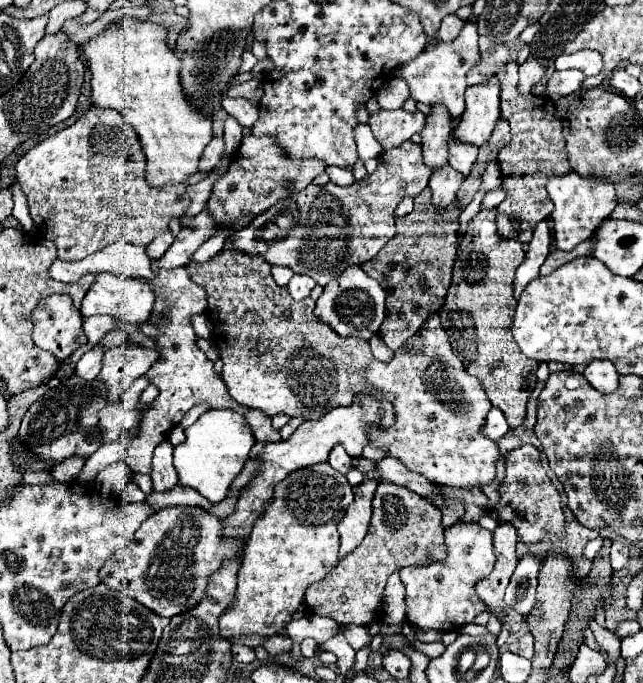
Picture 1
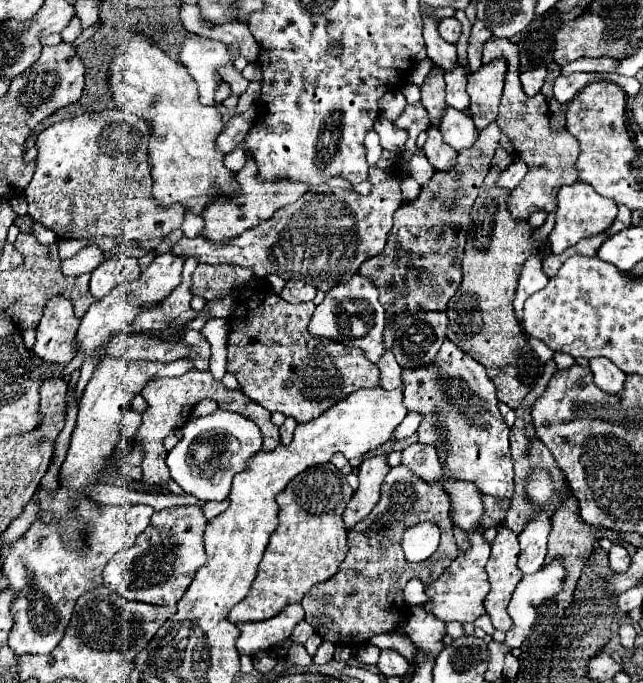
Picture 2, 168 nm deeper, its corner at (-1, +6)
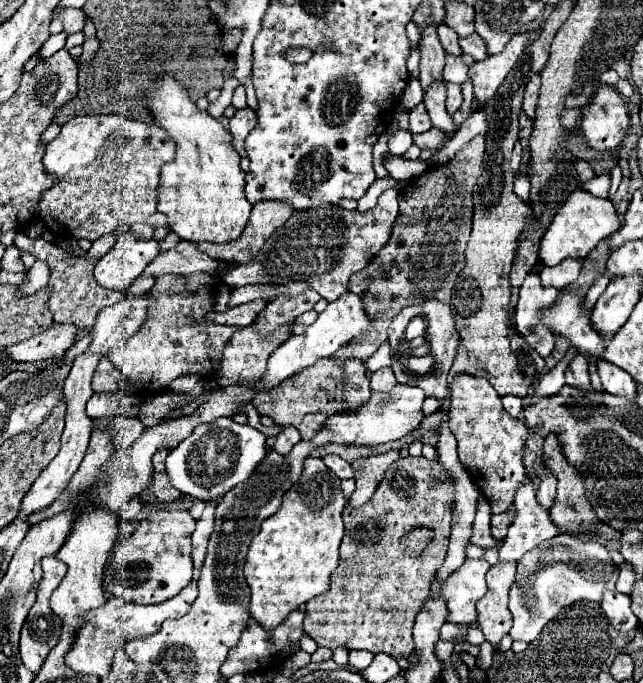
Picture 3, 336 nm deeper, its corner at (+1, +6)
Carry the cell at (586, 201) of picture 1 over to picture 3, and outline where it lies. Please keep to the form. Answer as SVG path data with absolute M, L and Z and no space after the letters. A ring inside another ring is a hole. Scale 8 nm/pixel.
M575 191L569 195L565 205L549 223L545 235L539 243L539 261L547 267L559 265L563 259L585 259L589 251L597 247L597 243L621 227L617 211L609 199L601 199L591 195L589 191Z

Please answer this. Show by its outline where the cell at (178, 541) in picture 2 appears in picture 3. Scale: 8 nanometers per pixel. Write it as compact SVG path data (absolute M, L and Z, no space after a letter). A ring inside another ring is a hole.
M153 511L145 517L135 533L115 549L115 555L107 567L107 589L127 603L157 605L181 593L189 585L193 575L191 561L191 533L195 521L189 511Z

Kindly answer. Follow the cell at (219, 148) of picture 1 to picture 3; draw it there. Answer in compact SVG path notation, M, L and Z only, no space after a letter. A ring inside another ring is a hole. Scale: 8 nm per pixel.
M247 107L247 109L239 109L231 121L229 121L229 131L233 135L233 147L237 149L237 153L241 157L245 157L245 137L249 135L249 131L257 125L257 115Z

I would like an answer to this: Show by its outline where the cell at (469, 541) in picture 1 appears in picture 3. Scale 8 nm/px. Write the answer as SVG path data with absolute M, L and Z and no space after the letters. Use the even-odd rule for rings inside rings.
M467 559L443 585L447 599L447 621L457 625L471 625L477 619L475 603L487 593L485 573L489 563L485 559Z

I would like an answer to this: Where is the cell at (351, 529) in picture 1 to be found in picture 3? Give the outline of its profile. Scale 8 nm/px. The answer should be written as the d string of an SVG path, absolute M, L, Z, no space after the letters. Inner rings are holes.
M391 449L391 451L381 453L381 455L371 455L371 457L365 457L365 459L357 459L353 463L357 489L351 495L349 503L355 505L355 507L367 503L373 497L373 493L375 493L379 481L383 479L383 473L387 471L387 467L397 459L399 459L397 449Z

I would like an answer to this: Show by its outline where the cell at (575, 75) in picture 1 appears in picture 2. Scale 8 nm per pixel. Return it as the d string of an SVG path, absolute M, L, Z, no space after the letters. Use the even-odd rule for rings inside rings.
M609 57L603 59L577 59L573 63L567 63L561 67L561 75L571 75L577 71L593 71L593 73L607 73L613 71L615 61Z

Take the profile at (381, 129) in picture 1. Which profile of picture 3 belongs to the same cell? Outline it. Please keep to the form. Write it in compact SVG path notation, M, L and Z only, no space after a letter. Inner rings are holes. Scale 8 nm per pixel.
M419 103L415 109L411 109L411 113L409 113L409 131L411 133L423 133L423 131L429 131L431 127L433 125L431 125L429 113L423 103Z

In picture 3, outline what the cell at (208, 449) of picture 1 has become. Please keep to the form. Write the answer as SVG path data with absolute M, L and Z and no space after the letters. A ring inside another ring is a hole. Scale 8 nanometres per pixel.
M221 417L213 423L199 425L177 449L169 451L167 475L171 483L185 495L209 501L225 495L237 483L249 479L257 463L265 457L265 435L249 425L239 425L233 419Z

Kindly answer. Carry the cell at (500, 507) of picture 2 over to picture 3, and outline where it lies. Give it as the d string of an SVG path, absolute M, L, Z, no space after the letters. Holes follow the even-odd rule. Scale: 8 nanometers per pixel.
M511 507L511 511L505 511L505 513L499 513L499 515L493 515L491 519L491 533L495 539L505 539L507 537L507 529L509 525L513 523L515 519L515 509Z

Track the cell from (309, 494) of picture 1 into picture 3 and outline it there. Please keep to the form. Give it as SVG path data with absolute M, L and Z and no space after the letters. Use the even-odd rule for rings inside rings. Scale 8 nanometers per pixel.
M317 457L305 461L301 479L283 495L281 509L261 523L261 531L253 537L247 559L245 559L245 581L251 587L251 617L265 629L281 625L291 611L305 605L315 595L321 595L331 585L331 573L339 563L339 545L343 539L343 499L341 481L331 473L325 463Z

